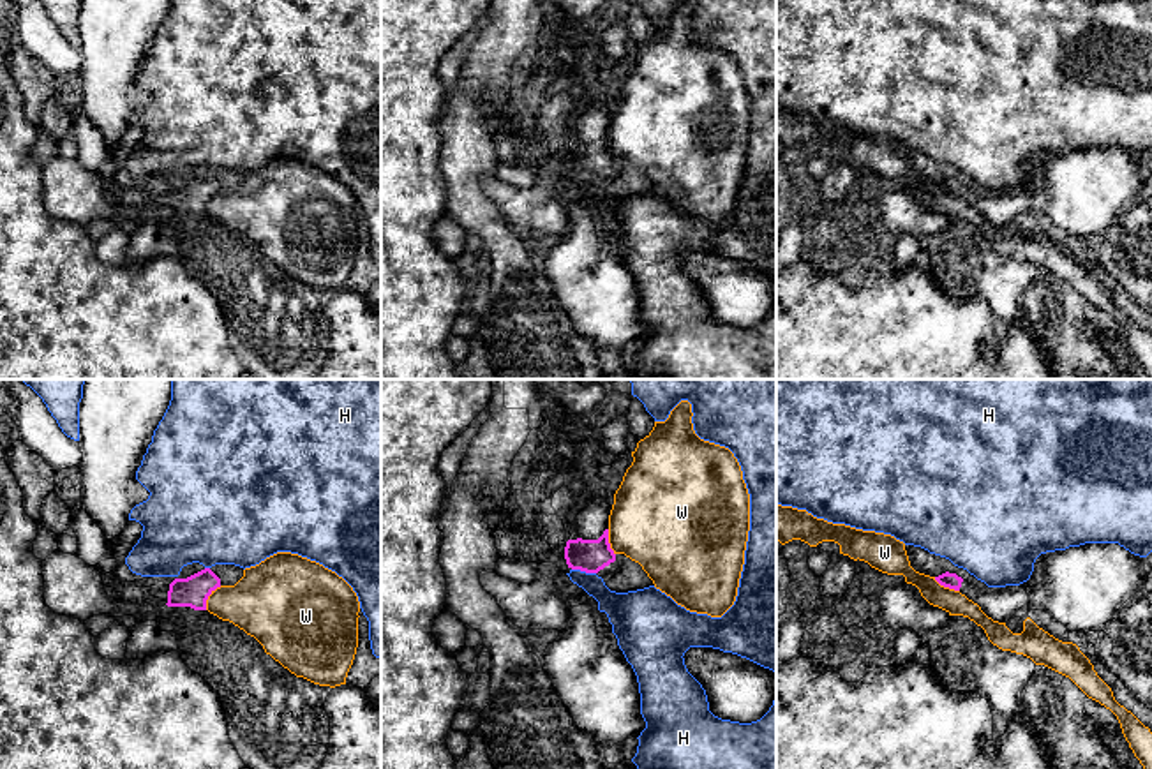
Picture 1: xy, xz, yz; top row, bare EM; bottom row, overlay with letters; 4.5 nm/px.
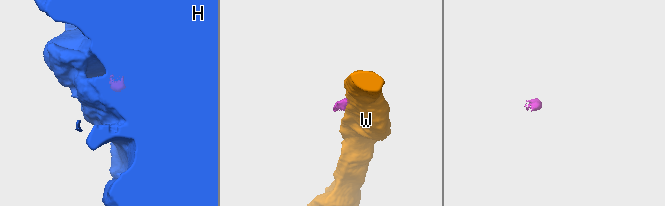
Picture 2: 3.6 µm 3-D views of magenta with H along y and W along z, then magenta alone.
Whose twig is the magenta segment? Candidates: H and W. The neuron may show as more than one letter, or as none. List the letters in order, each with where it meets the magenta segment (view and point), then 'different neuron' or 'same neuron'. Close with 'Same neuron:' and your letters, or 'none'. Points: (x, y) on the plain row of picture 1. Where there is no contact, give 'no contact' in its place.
H: meets magenta in xz at (584, 175); different neuron
W: meets magenta in xy at (209, 200); different neuron
Same neuron: none

